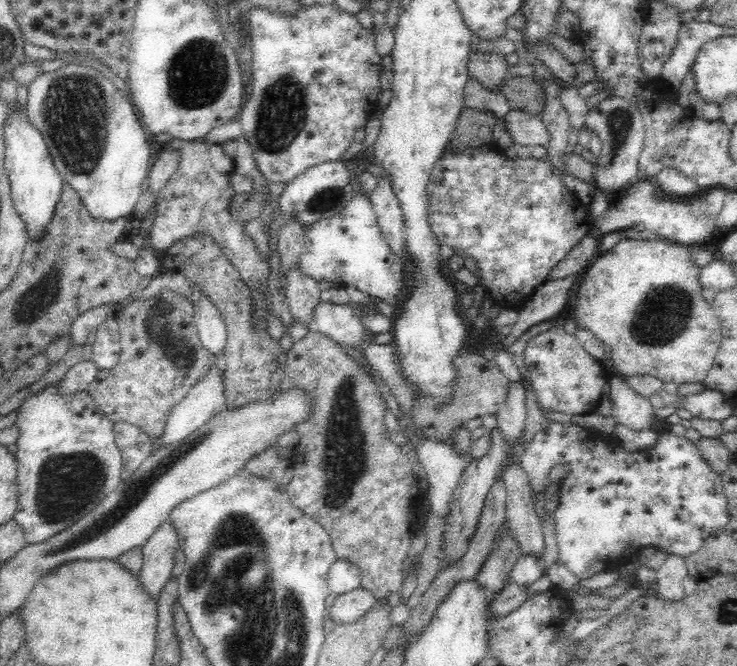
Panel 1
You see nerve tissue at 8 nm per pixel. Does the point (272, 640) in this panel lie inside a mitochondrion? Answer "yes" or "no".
yes

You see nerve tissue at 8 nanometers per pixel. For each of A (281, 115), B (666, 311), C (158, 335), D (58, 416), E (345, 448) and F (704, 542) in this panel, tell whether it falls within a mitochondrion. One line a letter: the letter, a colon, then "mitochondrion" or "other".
A: mitochondrion
B: mitochondrion
C: mitochondrion
D: other
E: mitochondrion
F: other

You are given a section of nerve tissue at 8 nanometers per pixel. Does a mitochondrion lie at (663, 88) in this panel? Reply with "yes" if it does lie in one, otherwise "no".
no

